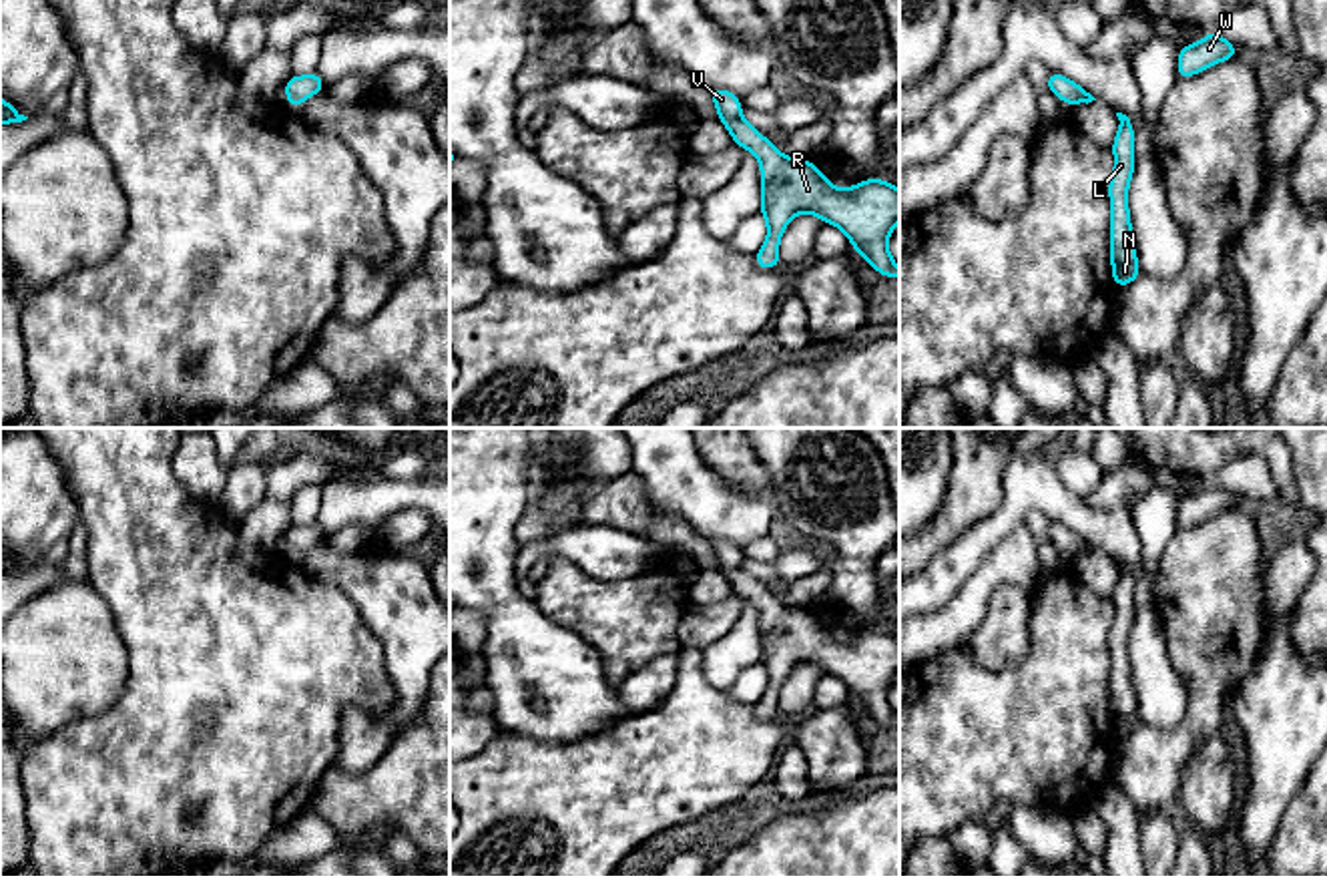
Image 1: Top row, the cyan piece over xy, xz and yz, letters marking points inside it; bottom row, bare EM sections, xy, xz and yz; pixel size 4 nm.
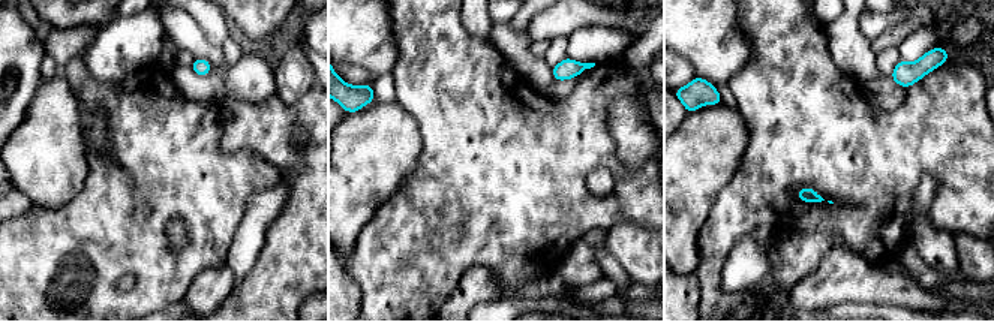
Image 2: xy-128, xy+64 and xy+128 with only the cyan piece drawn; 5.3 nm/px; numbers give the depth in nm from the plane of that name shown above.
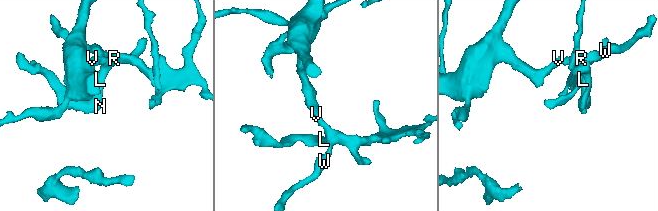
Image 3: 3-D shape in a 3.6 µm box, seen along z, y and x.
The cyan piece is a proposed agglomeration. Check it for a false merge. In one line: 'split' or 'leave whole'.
leave whole

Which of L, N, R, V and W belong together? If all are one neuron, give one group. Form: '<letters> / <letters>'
L N R V W

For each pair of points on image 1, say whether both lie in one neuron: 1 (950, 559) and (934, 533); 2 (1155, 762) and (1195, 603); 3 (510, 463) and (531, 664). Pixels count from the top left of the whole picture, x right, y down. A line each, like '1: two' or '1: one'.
1: two
2: one
3: one

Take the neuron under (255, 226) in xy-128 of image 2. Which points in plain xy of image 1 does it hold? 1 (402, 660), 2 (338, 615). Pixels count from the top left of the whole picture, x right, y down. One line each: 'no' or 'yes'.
1: yes
2: no

